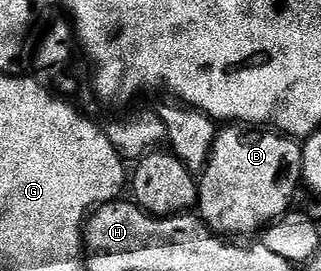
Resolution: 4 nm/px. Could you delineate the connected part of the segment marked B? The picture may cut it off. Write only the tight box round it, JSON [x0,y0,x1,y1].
[196,126,301,238]

